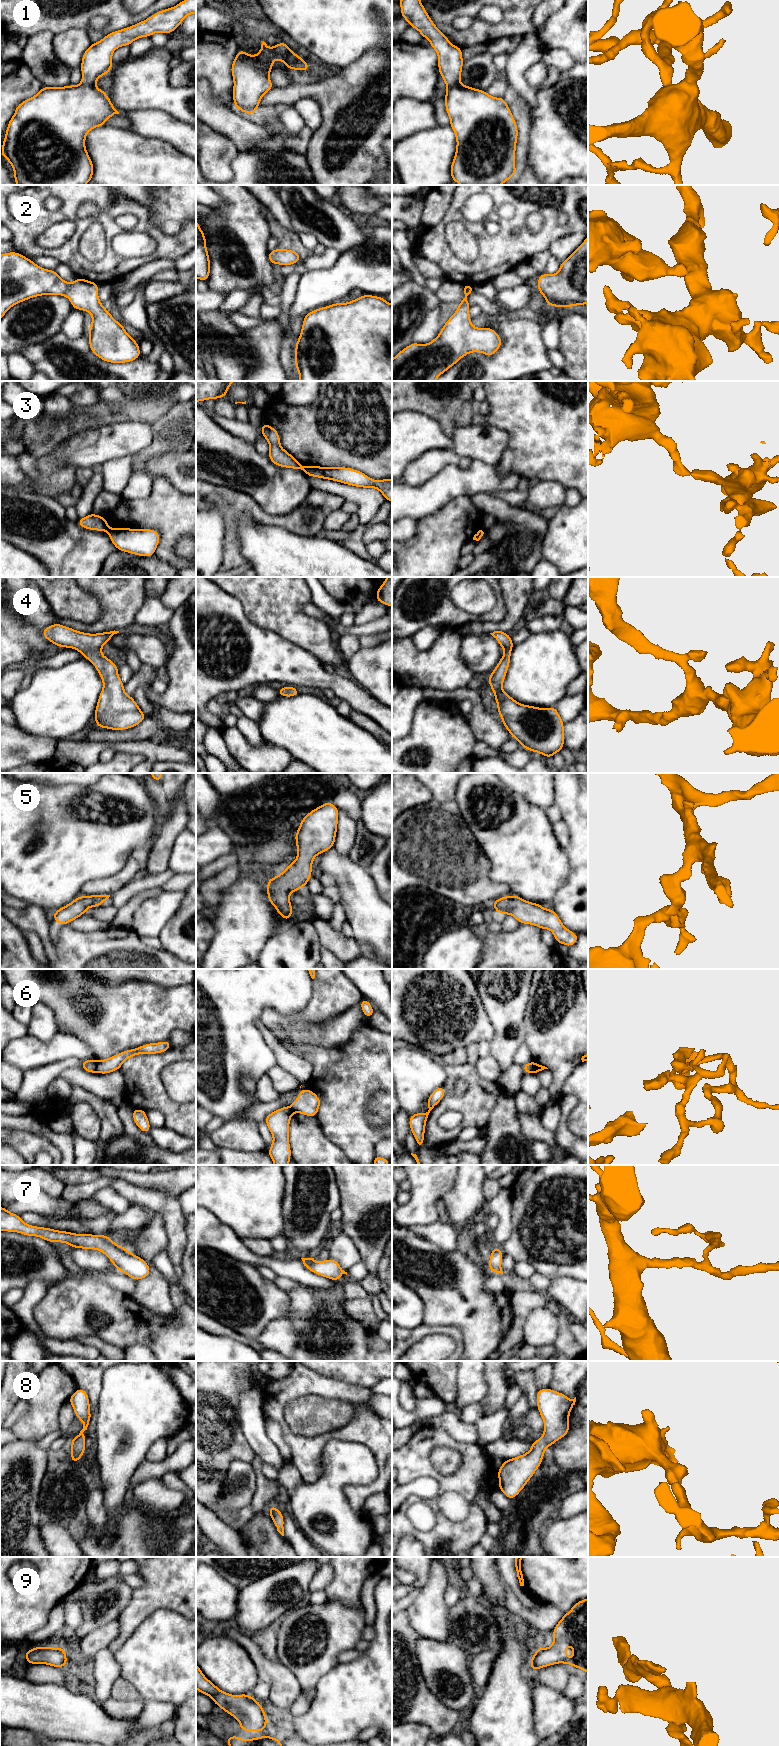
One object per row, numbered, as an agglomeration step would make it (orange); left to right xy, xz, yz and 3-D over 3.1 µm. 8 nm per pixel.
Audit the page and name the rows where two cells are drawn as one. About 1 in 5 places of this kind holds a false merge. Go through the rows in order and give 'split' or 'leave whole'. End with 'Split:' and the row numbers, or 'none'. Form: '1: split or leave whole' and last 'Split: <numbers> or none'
1: leave whole
2: leave whole
3: split
4: leave whole
5: leave whole
6: split
7: leave whole
8: leave whole
9: leave whole
Split: 3, 6

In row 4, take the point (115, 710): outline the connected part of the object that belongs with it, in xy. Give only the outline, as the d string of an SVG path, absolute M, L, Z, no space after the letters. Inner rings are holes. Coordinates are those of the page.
M56 623L45 627L42 636L58 647L79 651L95 666L103 682L94 713L96 726L126 730L140 724L146 716L133 697L125 693L118 666L101 653L102 647L117 633L114 630L91 634Z

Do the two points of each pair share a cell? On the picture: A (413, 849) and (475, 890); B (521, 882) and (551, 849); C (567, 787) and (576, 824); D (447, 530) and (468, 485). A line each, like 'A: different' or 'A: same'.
A: same
B: same
C: same
D: different

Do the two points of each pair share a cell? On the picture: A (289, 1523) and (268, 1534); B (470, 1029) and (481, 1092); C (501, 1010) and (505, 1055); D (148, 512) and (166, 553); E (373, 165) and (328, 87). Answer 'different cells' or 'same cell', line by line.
A: different cells
B: different cells
C: same cell
D: same cell
E: same cell

